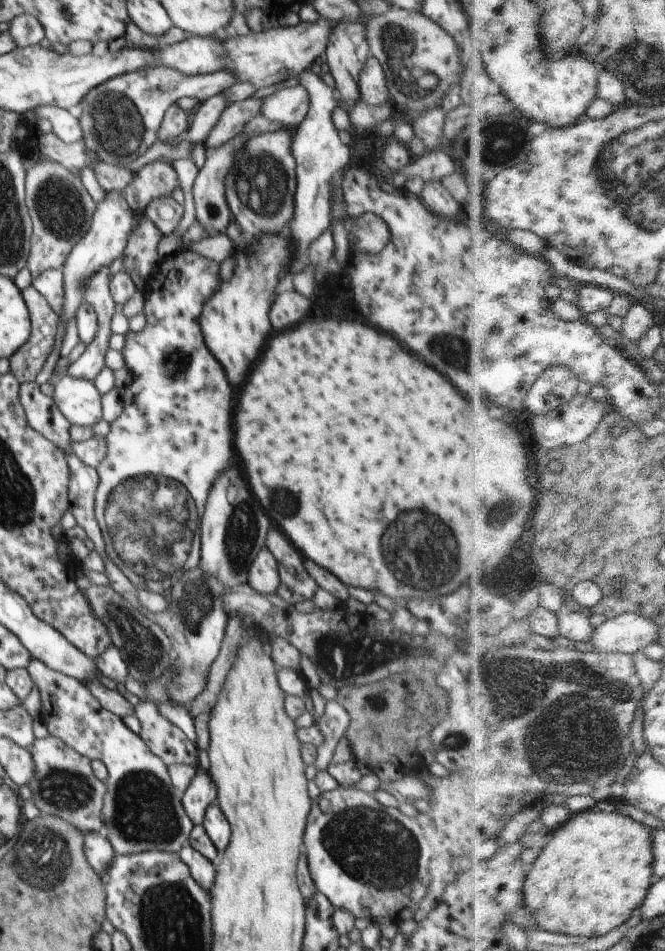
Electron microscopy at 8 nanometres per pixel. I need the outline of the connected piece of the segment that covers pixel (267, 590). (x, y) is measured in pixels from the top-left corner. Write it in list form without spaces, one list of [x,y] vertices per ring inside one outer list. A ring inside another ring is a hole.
[[[268,548],[260,550],[248,570],[248,584],[262,595],[277,593],[280,578],[278,562]]]

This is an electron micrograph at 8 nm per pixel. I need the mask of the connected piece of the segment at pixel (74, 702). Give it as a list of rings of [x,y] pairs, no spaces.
[[[37,659],[30,660],[28,674],[34,681],[35,686],[42,688],[41,696],[50,698],[50,714],[44,718],[44,724],[51,736],[62,740],[78,754],[88,759],[98,759],[105,766],[108,772],[106,778],[106,794],[102,800],[101,819],[106,829],[106,838],[115,855],[138,854],[148,851],[164,851],[178,853],[178,850],[189,843],[190,832],[193,824],[186,816],[182,808],[181,797],[172,785],[167,766],[155,756],[145,741],[134,734],[116,714],[100,706],[100,702],[90,694],[90,690],[76,678],[60,673]]]

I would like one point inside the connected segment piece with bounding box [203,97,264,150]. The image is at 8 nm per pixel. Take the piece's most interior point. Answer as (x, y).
(231, 123)

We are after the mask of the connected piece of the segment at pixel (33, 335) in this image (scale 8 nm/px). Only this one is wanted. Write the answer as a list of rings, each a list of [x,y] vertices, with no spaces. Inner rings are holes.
[[[28,286],[21,294],[30,316],[30,336],[9,359],[10,373],[20,385],[36,380],[54,348],[59,323],[59,317],[38,290]]]

